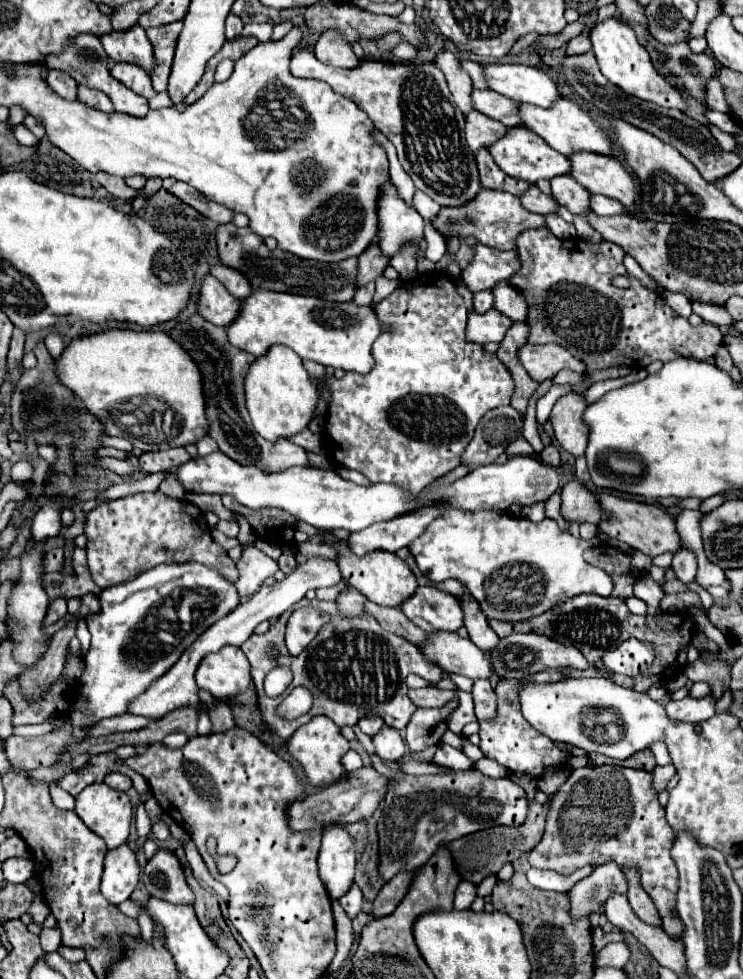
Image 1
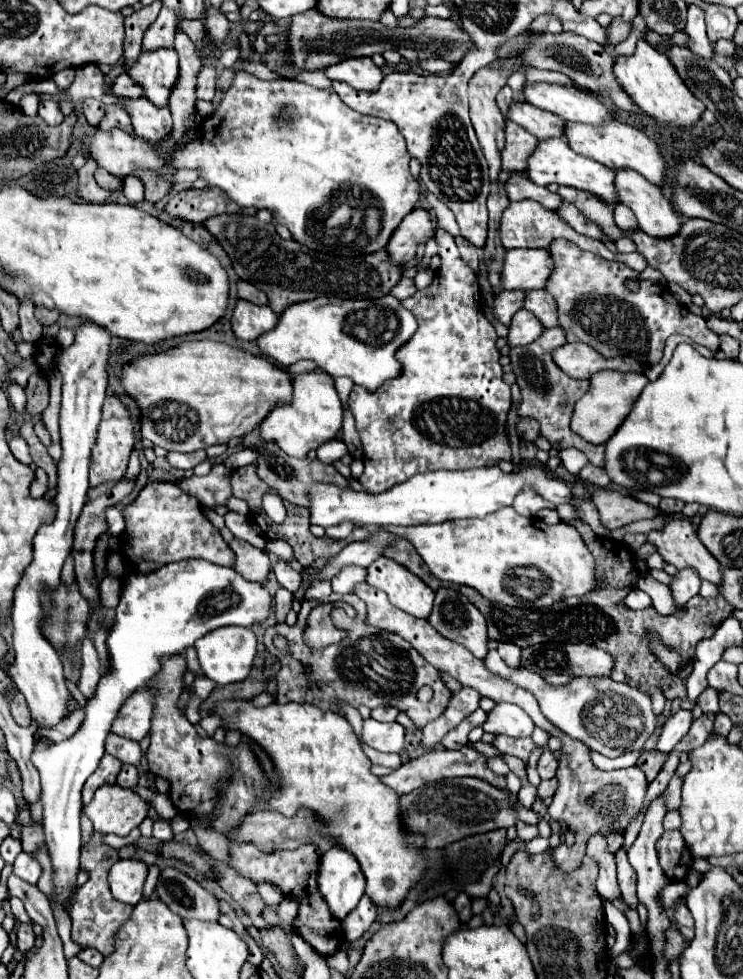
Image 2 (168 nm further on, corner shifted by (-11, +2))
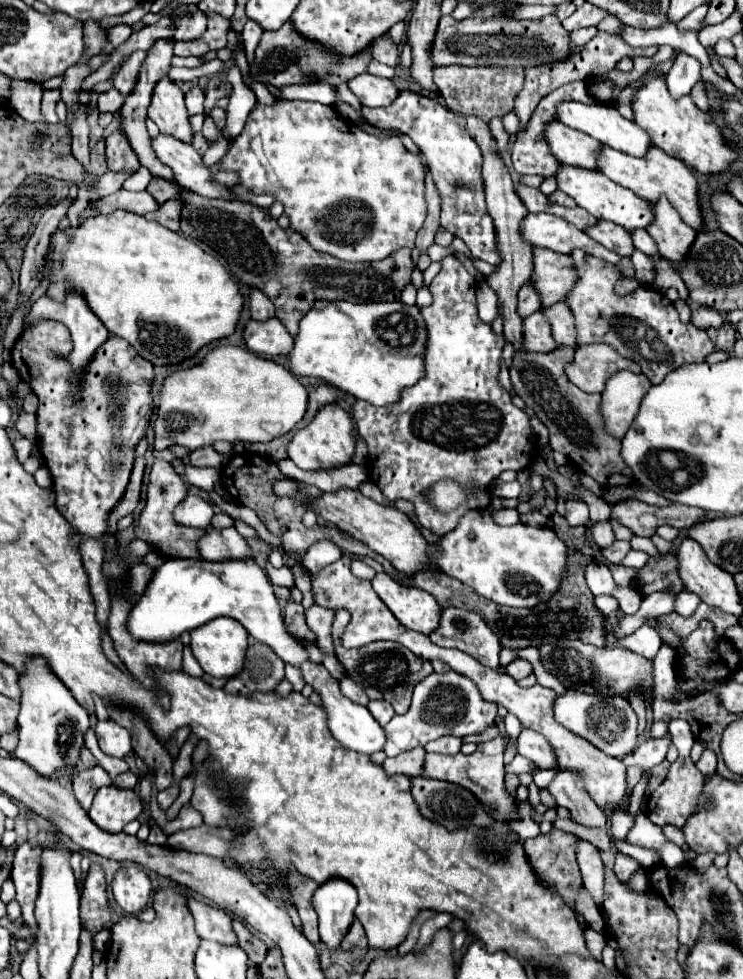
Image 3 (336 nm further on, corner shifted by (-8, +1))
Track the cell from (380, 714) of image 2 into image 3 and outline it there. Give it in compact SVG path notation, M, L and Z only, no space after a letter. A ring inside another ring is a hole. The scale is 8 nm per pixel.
M372 700L372 702L368 704L368 710L370 710L370 714L378 720L380 726L386 726L386 724L390 722L390 718L396 714L394 708L390 706L390 702L384 702L384 700Z

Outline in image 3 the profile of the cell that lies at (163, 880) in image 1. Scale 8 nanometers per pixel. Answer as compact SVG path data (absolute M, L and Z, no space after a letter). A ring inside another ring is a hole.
M188 898L188 908L196 922L196 934L220 944L236 944L236 934L232 930L232 916L208 902Z

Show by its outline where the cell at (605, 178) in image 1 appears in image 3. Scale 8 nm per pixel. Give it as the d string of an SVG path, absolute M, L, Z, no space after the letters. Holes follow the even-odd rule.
M664 198L650 202L650 208L654 210L654 222L650 222L646 232L658 244L658 254L666 260L682 262L696 238L696 230L690 228Z

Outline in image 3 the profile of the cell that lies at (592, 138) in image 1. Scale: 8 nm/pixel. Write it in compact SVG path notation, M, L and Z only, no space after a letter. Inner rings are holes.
M602 146L598 150L598 170L602 170L610 180L614 180L624 188L630 188L634 194L638 194L648 202L656 202L664 194L668 202L678 210L684 222L688 222L698 232L702 230L702 216L698 210L698 196L696 196L698 184L694 174L682 160L666 154L658 146L652 146L648 154L644 154L642 158L630 158L630 154L622 154L620 150L614 150L610 146Z

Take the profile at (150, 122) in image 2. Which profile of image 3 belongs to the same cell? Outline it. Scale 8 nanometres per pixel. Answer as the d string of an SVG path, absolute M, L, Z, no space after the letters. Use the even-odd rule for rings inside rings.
M160 132L156 138L152 138L152 150L160 162L174 170L176 182L186 190L206 198L234 198L230 190L212 182L208 168L202 164L202 156L190 144L178 142L178 138L170 138L170 134Z

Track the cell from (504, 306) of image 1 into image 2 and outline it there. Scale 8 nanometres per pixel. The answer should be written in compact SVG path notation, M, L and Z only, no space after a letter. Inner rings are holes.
M529 291L525 299L525 309L529 309L547 329L557 327L557 303L547 291Z

